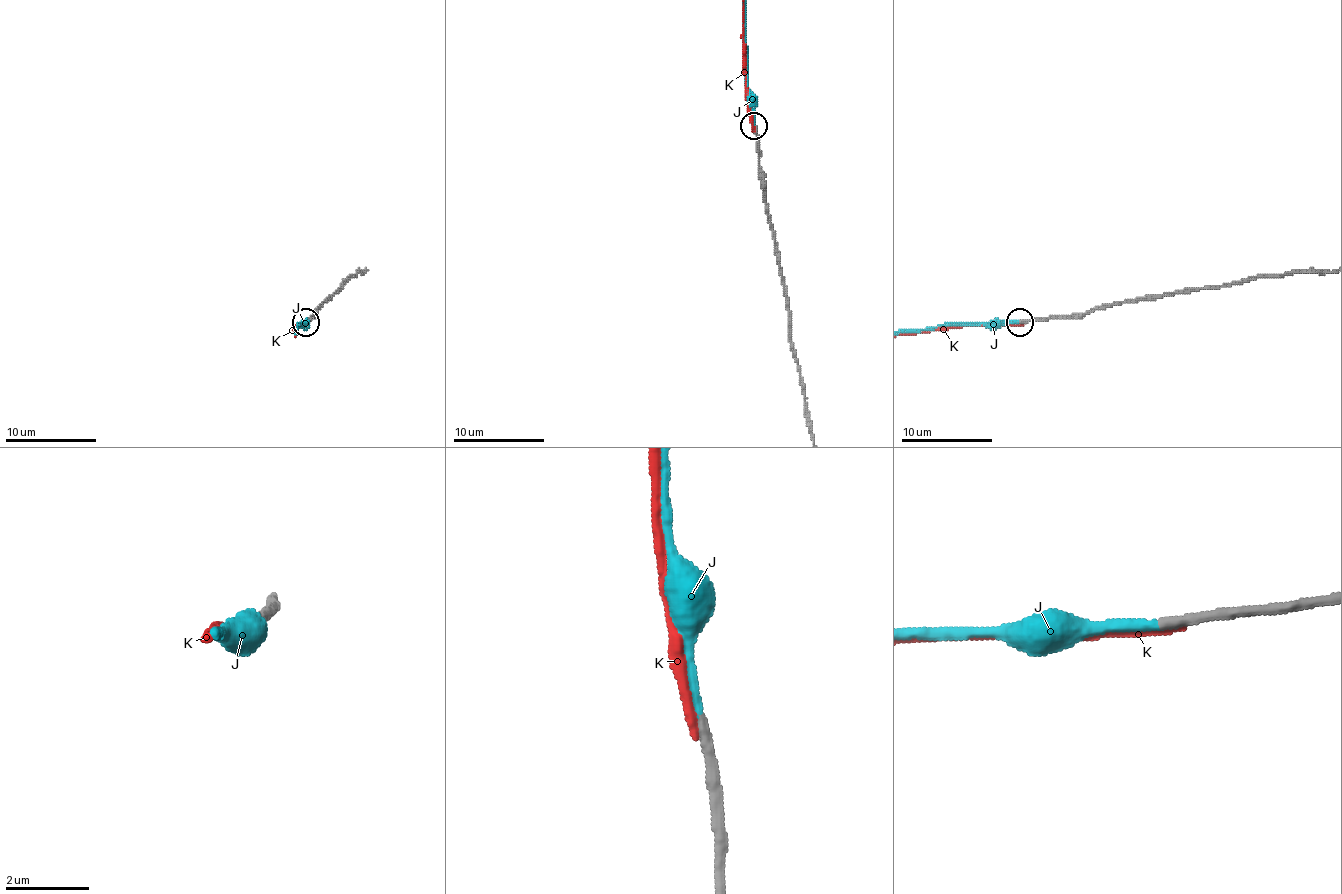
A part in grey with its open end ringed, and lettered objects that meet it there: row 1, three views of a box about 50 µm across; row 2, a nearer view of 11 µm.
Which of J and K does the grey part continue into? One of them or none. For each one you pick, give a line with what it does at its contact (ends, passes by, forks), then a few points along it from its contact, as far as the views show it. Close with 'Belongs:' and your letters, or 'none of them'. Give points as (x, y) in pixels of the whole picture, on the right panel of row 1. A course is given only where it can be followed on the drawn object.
J: it ends there
Belongs: J

